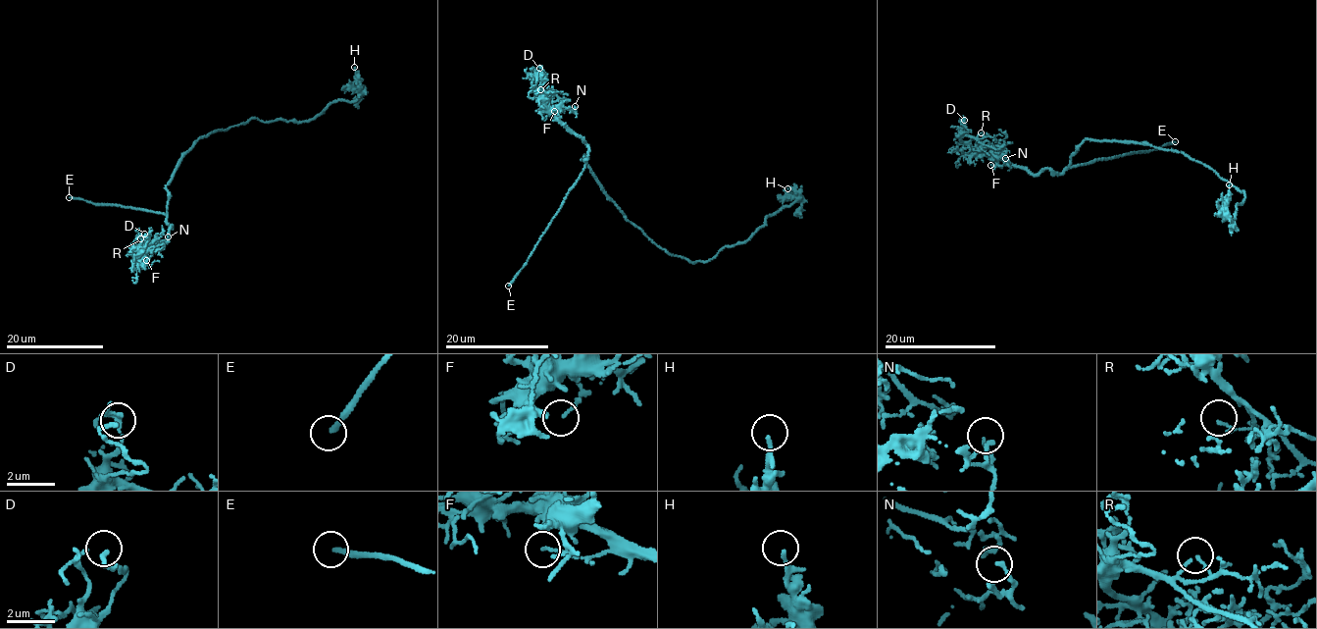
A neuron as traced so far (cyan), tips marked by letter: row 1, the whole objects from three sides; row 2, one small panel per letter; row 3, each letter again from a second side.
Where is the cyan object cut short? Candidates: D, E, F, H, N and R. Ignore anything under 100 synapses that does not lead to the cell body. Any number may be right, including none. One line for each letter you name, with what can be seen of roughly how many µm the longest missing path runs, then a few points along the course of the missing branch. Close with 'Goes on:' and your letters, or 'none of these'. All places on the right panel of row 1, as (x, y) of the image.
E: Missing length about 50 µm
Goes on: E

